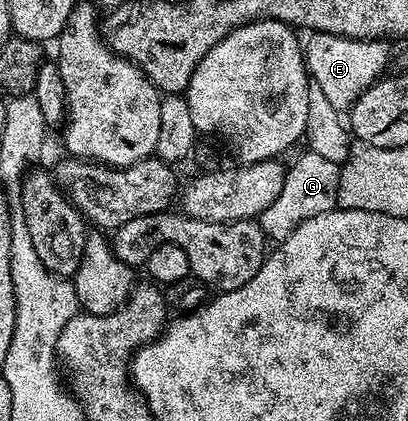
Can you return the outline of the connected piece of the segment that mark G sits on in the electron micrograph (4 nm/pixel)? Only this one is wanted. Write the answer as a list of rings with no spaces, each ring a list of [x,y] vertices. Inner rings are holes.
[[[304,150],[286,169],[284,186],[276,200],[258,217],[259,226],[267,237],[279,242],[290,235],[300,223],[337,209],[341,165]]]

